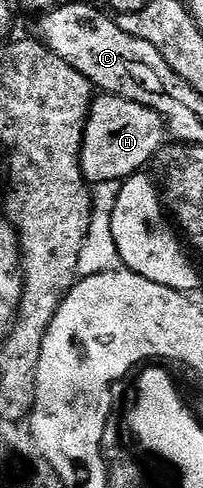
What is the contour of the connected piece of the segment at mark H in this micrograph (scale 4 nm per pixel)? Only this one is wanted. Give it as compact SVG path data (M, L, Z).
M99 94L91 101L91 108L87 111L87 121L83 126L83 144L79 147L79 169L88 185L94 186L101 182L120 182L128 176L142 173L143 168L154 159L159 149L164 147L165 125L161 117L153 110L141 106L137 102L129 102L120 96Z

